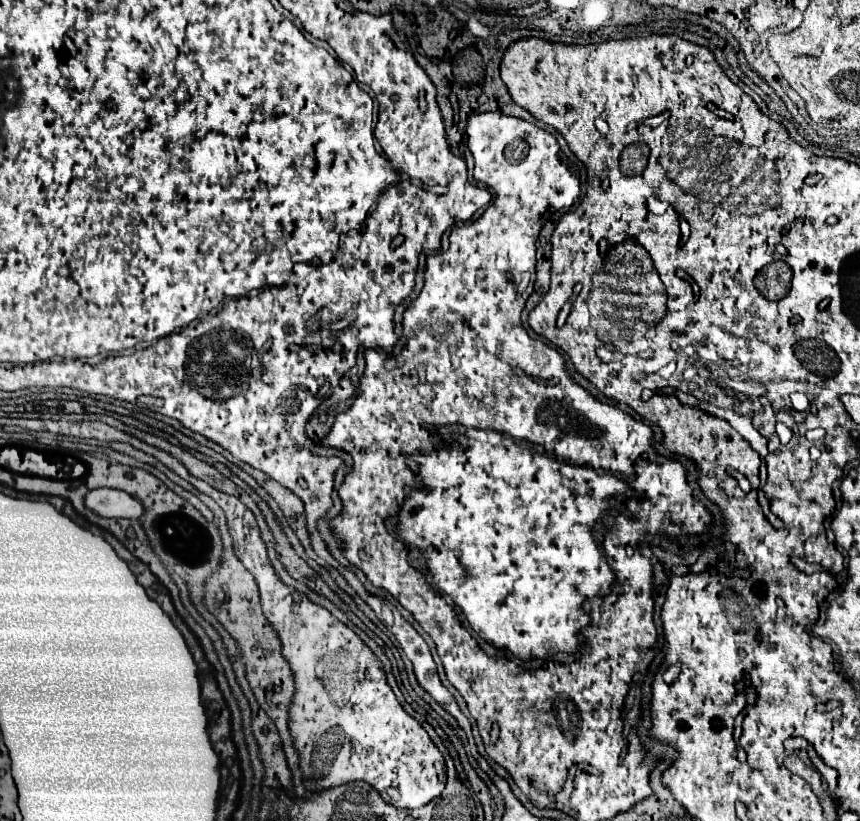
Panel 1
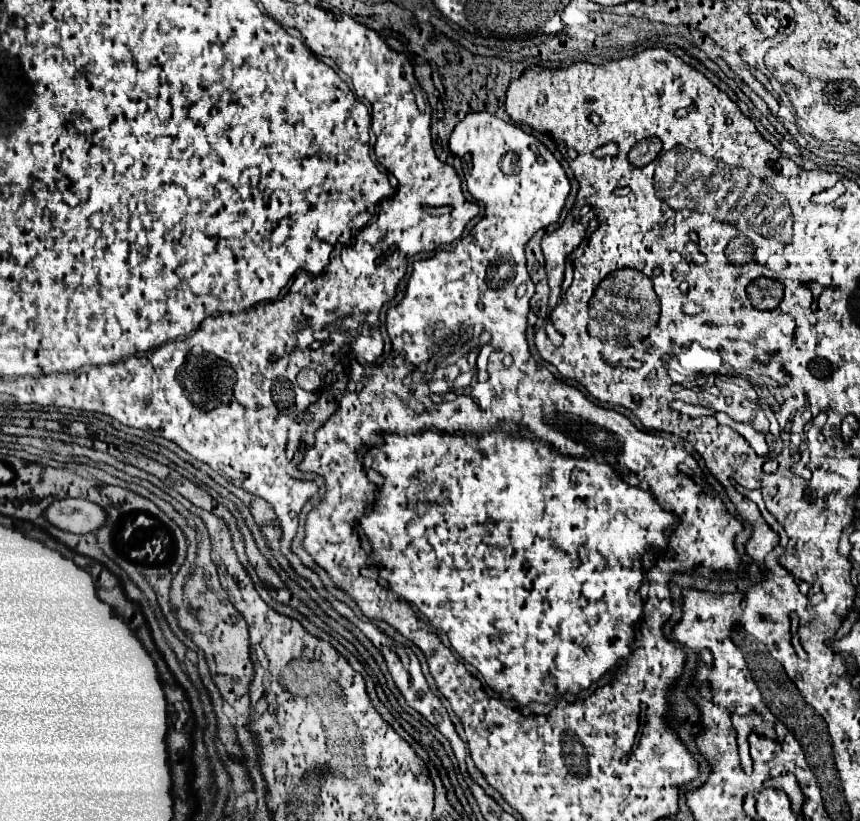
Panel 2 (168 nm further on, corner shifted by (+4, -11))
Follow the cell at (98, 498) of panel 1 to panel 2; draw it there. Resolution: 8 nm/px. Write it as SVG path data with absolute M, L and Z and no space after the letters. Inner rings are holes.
M60 499L44 509L50 525L68 533L92 533L106 521L106 511L86 499Z

